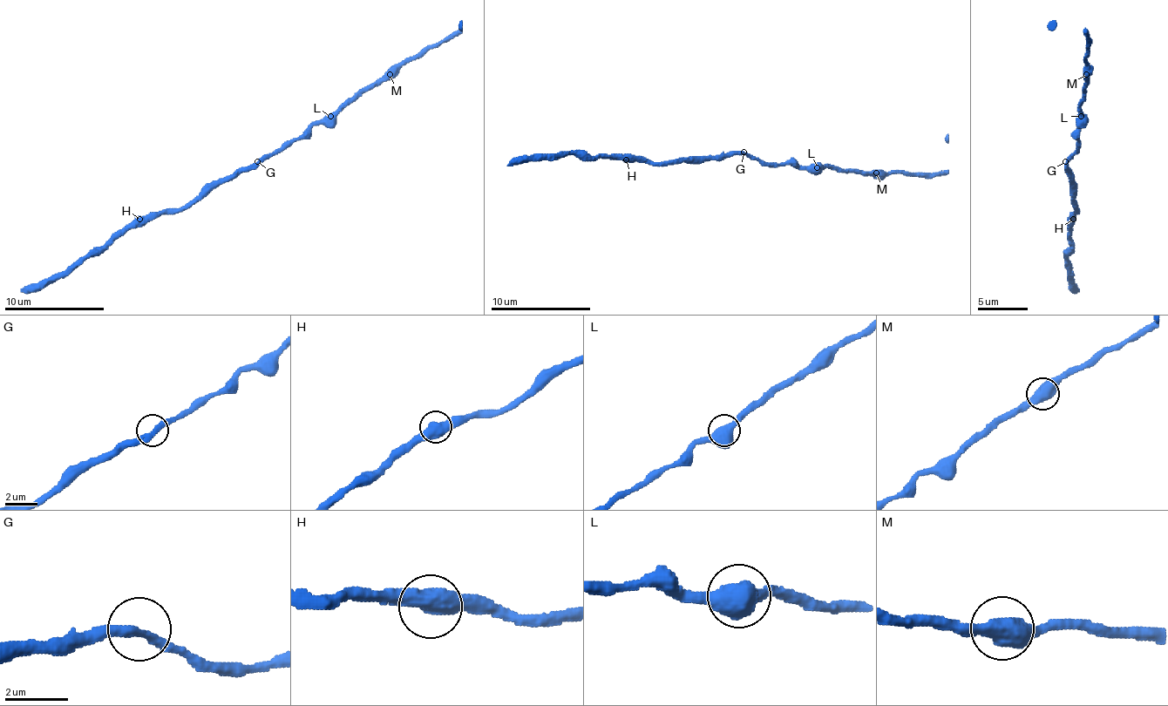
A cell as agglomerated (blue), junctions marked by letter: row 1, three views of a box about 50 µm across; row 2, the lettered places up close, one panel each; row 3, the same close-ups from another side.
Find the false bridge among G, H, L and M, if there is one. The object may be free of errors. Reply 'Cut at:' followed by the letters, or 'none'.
Cut at: none

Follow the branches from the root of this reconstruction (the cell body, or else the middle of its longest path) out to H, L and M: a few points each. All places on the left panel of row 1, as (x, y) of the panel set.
H: (260, 164), (242, 166), (222, 179), (212, 181), (179, 209), (149, 212), (139, 219)
L: (260, 164), (290, 146), (315, 124), (322, 124), (330, 116)
M: (260, 164), (290, 146), (315, 124), (322, 124), (365, 91), (377, 86), (390, 73)

